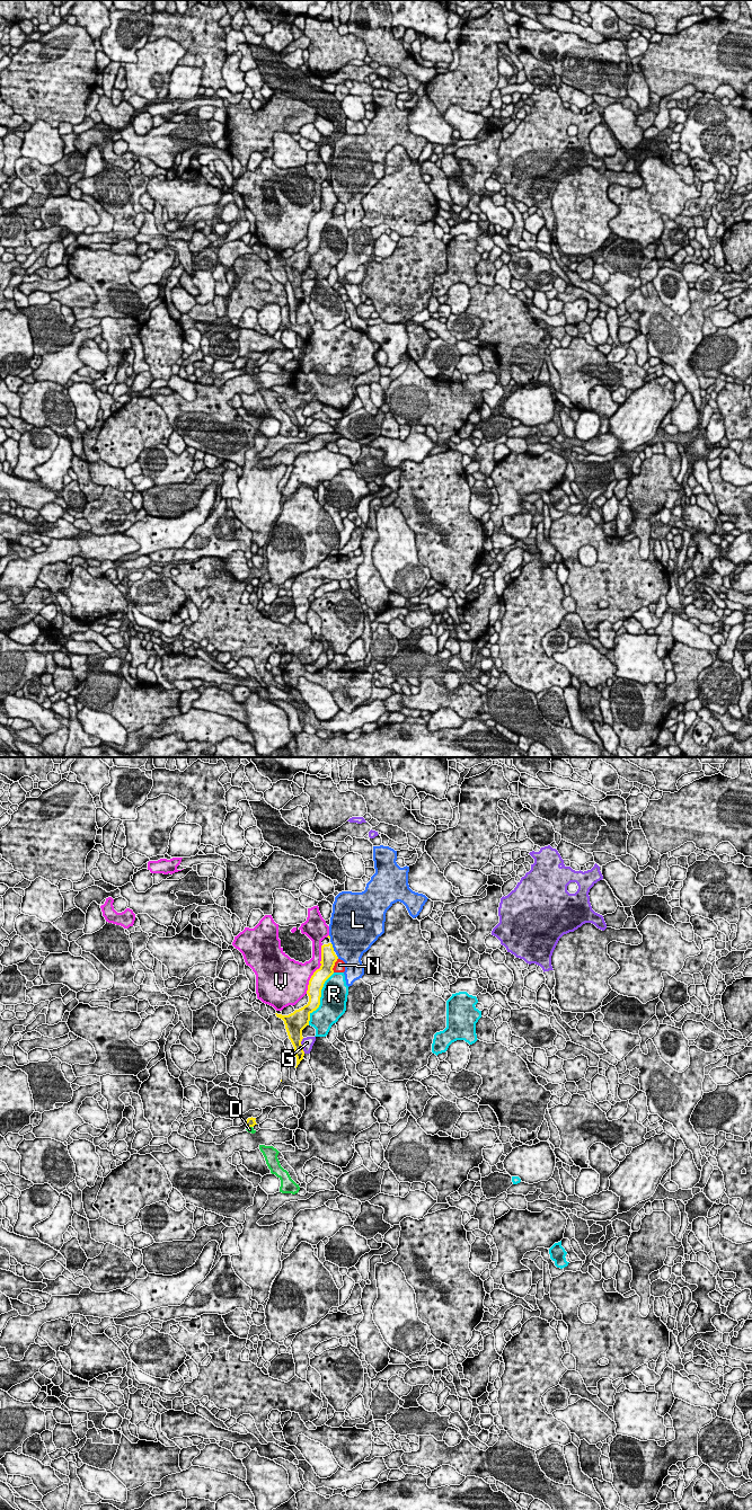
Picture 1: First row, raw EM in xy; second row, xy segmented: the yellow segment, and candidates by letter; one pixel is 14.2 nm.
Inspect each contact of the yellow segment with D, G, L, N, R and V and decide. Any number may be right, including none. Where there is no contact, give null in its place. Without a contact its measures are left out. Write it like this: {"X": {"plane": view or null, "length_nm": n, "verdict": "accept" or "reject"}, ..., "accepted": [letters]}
{"D": {"plane": "xy", "length_nm": 80, "verdict": "accept"}, "G": {"plane": "xy", "length_nm": 220, "verdict": "reject"}, "L": {"plane": "xy", "length_nm": 120, "verdict": "reject"}, "N": {"plane": "xy", "length_nm": 220, "verdict": "reject"}, "R": {"plane": "xy", "length_nm": 850, "verdict": "reject"}, "V": {"plane": "xy", "length_nm": 750, "verdict": "reject"}, "accepted": ["D"]}

